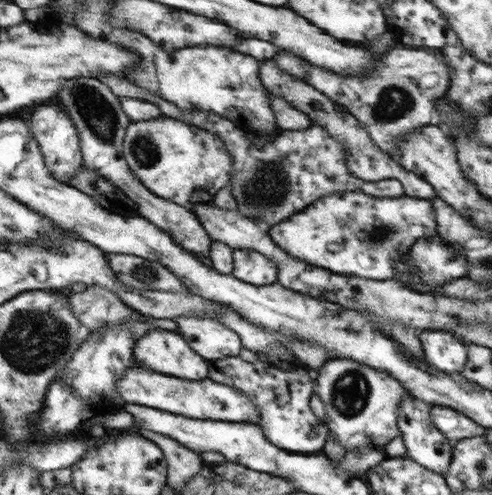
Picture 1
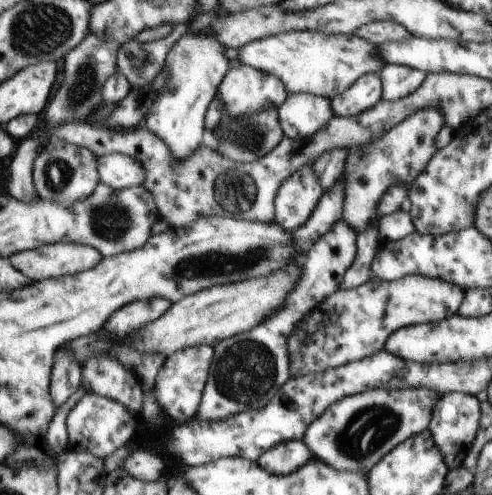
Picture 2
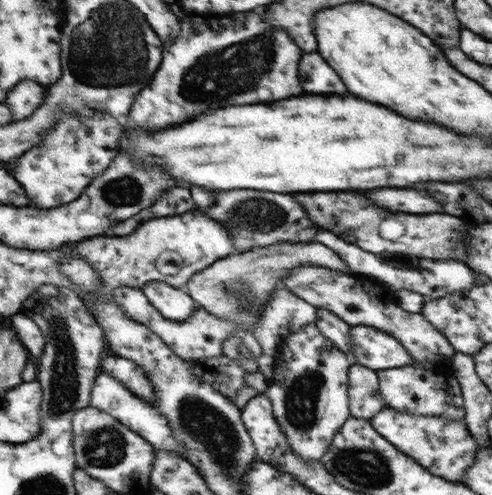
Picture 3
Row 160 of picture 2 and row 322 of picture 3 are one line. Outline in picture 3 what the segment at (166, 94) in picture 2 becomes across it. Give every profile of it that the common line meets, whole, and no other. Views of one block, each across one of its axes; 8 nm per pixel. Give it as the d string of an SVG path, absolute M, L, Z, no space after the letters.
M163 281L148 282L142 288L153 306L160 310L161 315L171 322L185 322L192 316L196 308L192 297L183 288L172 287Z

